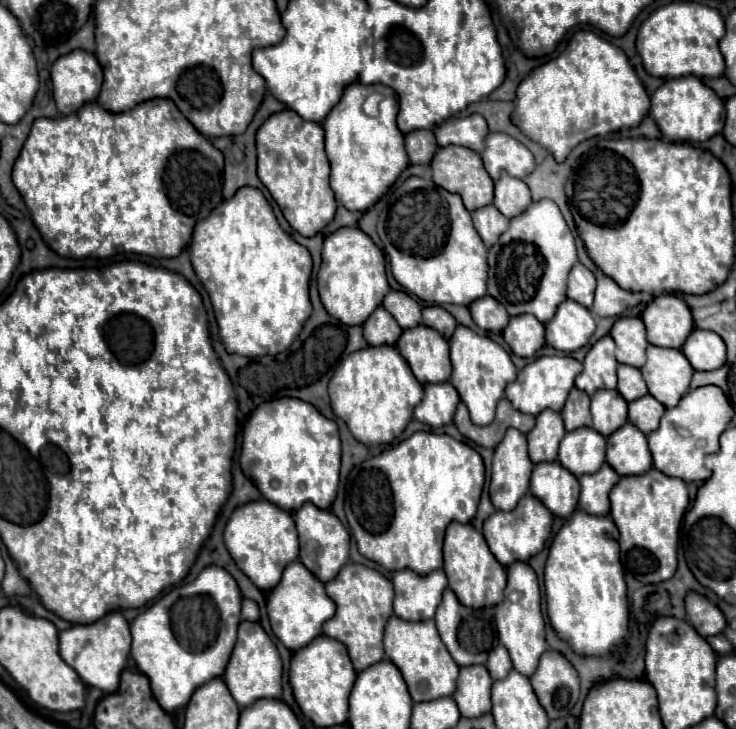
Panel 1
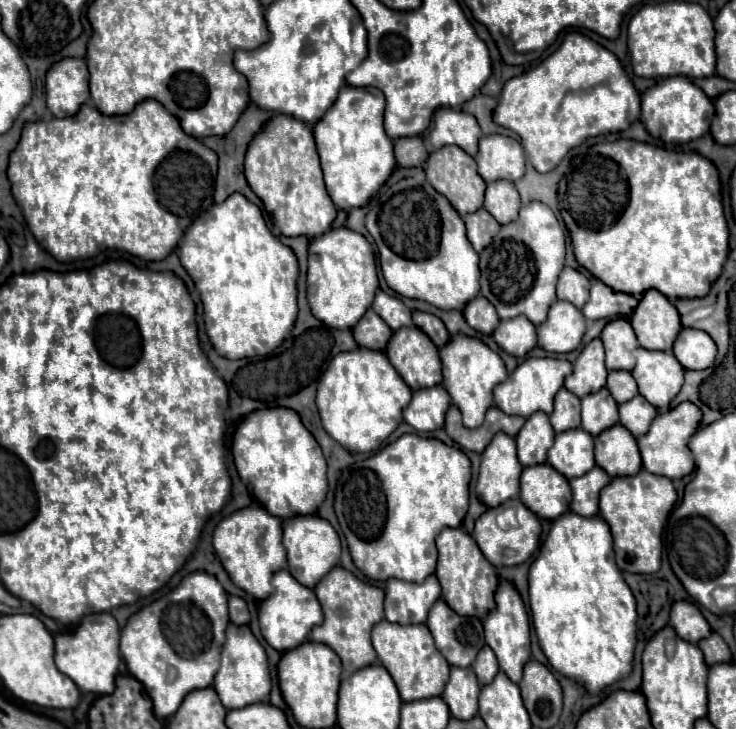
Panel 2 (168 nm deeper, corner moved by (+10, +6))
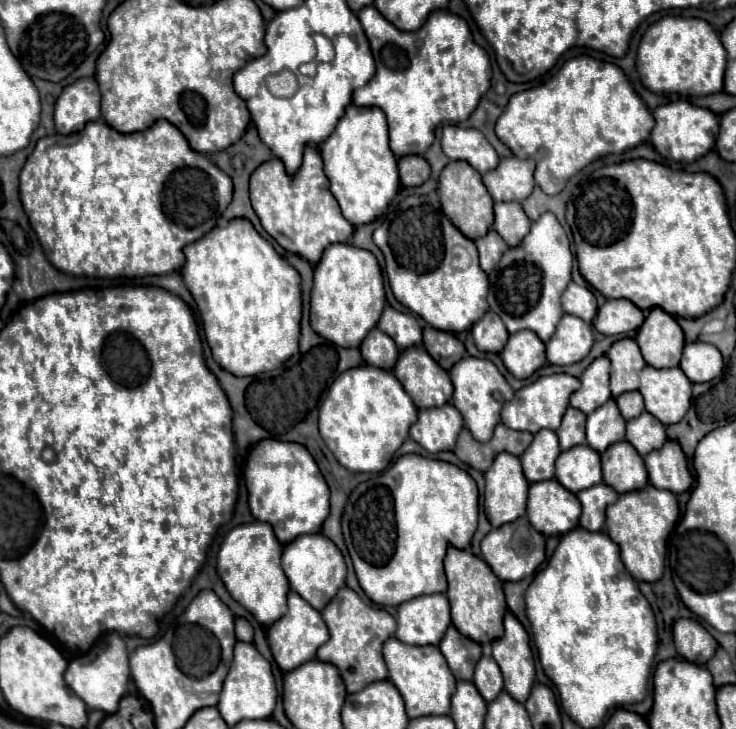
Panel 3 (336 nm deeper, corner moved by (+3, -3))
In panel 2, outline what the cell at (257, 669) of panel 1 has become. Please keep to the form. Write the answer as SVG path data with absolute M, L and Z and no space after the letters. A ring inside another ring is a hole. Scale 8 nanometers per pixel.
M228 624L226 628L226 644L222 650L222 662L220 670L214 678L212 688L216 690L220 702L226 710L244 708L248 704L256 702L268 702L270 694L270 670L268 670L268 658L260 642L254 638L248 626L236 626Z

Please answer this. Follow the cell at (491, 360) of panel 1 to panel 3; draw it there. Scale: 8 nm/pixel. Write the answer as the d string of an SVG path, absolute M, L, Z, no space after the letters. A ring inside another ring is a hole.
M471 355L463 357L463 361L457 361L449 369L449 375L455 385L455 393L453 393L451 403L463 415L463 421L465 421L467 429L471 431L471 435L481 443L489 441L495 425L499 423L499 413L501 413L503 403L511 401L511 397L513 397L511 385L507 383L507 379L501 375L501 371L489 359L477 359Z

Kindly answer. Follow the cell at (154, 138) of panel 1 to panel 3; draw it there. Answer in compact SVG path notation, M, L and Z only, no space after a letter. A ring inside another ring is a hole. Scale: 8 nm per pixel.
M159 119L155 121L155 125L139 133L117 133L105 121L91 121L79 133L71 133L71 135L57 133L37 141L33 153L27 157L27 163L21 171L19 195L21 195L23 209L29 217L29 223L37 233L47 259L55 265L55 269L69 275L83 275L83 277L143 277L143 275L165 275L165 273L179 271L183 267L185 263L183 247L197 241L217 225L217 219L223 215L225 207L231 201L233 183L231 183L231 177L223 173L219 167L215 167L215 163L207 155L195 153L189 147L183 133L179 133L179 129L175 129L175 125L171 125L167 119Z

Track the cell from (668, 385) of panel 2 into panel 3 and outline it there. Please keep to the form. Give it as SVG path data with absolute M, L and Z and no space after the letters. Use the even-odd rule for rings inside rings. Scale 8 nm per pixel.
M647 365L641 373L639 391L645 399L645 409L663 425L681 421L691 405L691 381L679 367L655 369Z

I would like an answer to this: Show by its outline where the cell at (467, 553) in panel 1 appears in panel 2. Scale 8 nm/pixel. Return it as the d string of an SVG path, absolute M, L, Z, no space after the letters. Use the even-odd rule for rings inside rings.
M444 528L436 538L436 546L438 546L436 576L442 586L444 602L460 616L482 618L488 612L492 612L496 608L494 594L500 580L496 568L484 558L472 536L466 534L462 528Z

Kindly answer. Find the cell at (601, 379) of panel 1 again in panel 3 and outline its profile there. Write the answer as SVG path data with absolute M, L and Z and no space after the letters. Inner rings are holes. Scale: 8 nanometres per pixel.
M597 357L579 377L581 387L571 395L571 405L581 409L583 413L595 411L599 405L603 405L607 399L611 399L609 389L609 359Z

